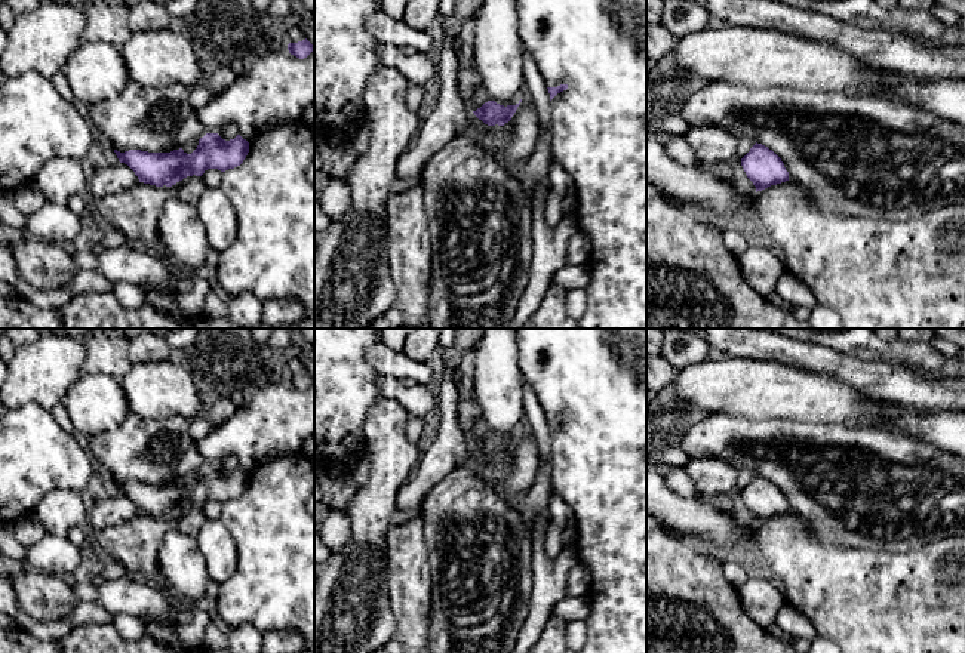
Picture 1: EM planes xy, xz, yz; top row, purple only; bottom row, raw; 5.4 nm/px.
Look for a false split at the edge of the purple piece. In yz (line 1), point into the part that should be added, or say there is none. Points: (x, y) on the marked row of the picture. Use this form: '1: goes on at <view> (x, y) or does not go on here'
1: does not go on here

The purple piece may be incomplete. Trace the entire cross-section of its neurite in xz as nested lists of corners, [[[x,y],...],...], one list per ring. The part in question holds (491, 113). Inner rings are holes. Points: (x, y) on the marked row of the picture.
[[[522,99],[516,105],[500,105],[495,101],[485,102],[480,108],[477,108],[474,115],[482,120],[488,126],[504,126],[511,120]]]

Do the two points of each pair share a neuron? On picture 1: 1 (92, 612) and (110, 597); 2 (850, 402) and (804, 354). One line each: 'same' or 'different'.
1: different
2: different

